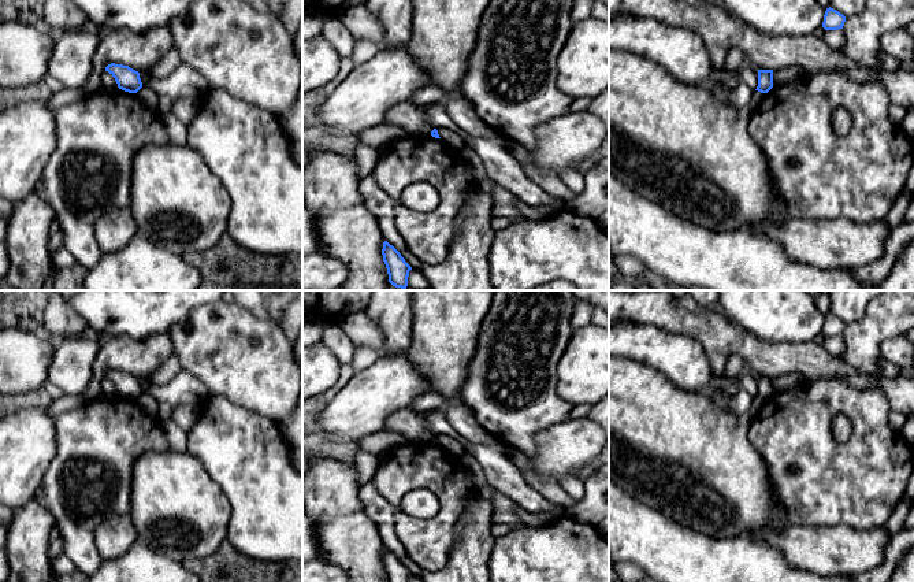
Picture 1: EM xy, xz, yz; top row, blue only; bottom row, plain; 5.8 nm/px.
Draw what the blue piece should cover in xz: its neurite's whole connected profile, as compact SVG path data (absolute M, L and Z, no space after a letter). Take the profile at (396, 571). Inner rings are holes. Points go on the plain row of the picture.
M387 548L383 549L382 561L389 582L409 582L412 574L405 568L401 560Z

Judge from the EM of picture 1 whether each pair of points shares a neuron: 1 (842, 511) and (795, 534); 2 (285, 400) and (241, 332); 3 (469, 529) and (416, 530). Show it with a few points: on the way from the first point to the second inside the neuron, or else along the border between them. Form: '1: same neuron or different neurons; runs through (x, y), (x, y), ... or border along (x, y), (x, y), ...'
1: different neurons; border along (788, 522), (810, 526), (846, 526)
2: same neuron; runs through (270, 384), (252, 366), (241, 352), (241, 348)
3: different neurons; border along (467, 499), (448, 560)

